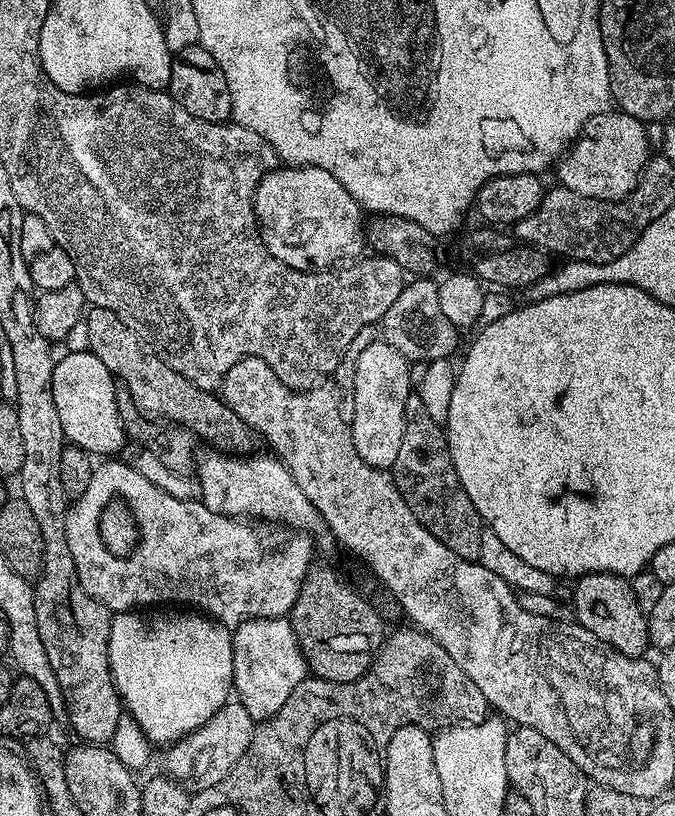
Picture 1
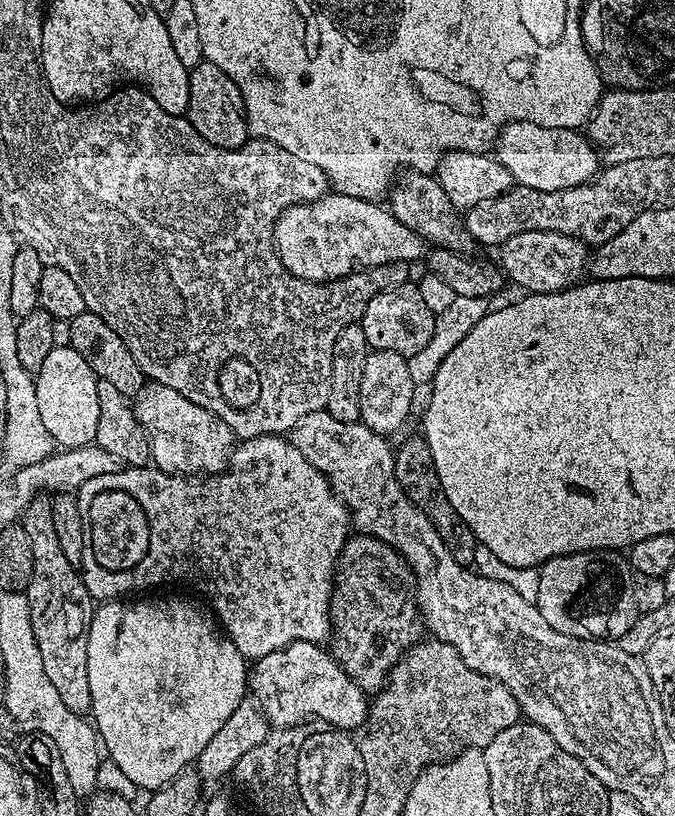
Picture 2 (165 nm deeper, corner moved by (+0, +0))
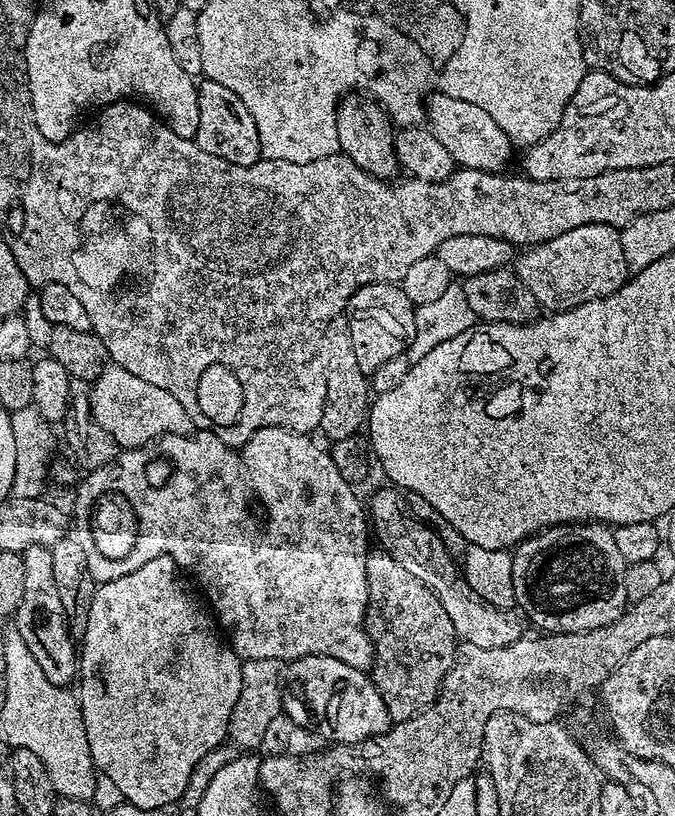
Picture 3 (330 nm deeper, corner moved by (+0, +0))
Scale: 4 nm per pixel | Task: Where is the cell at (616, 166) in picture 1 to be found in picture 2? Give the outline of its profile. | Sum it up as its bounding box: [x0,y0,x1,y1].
[495,120,602,192]

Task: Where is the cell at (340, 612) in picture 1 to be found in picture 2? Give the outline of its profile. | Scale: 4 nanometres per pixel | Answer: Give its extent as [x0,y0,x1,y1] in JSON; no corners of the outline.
[330,534,422,694]

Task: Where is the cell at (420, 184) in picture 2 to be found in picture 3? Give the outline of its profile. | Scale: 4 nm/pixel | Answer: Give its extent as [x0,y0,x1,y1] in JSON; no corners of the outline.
[336,94,401,181]

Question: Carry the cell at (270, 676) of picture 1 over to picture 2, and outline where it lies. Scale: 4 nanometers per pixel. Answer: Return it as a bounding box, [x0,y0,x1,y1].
[247,640,369,730]

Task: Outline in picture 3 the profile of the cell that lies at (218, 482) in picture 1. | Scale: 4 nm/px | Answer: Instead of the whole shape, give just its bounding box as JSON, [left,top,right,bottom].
[91,366,194,449]

